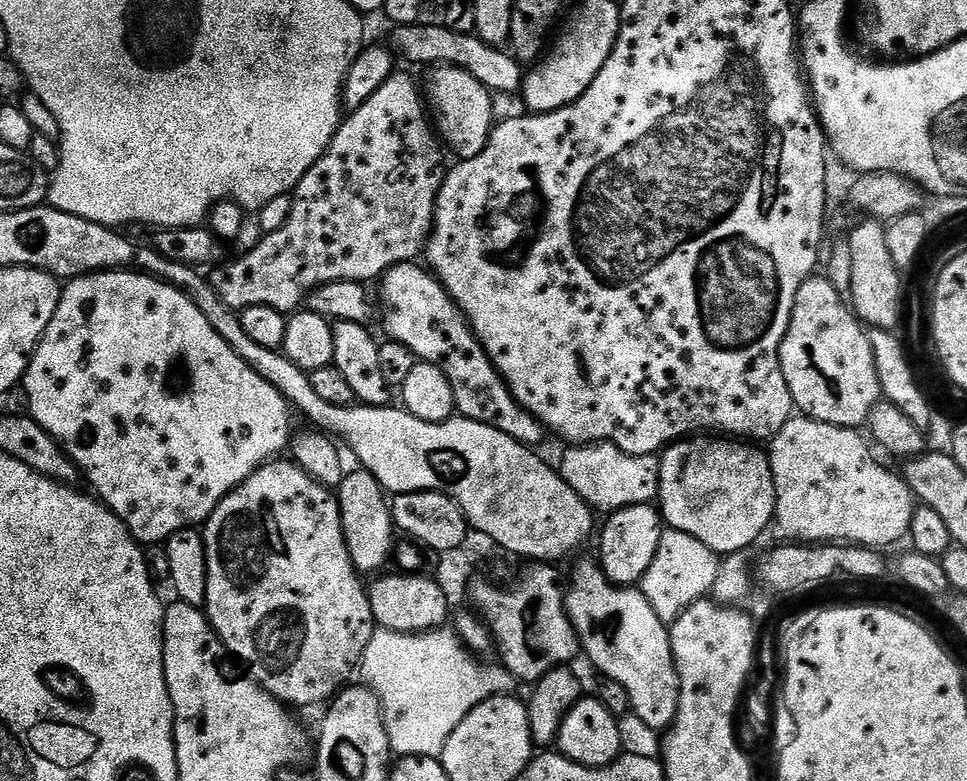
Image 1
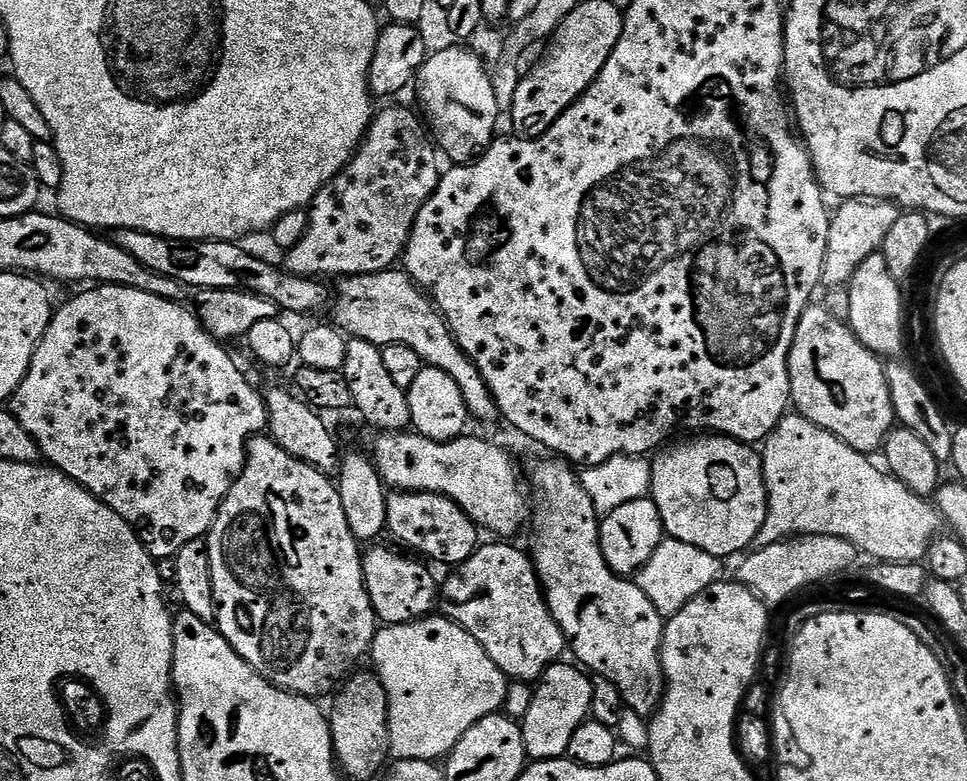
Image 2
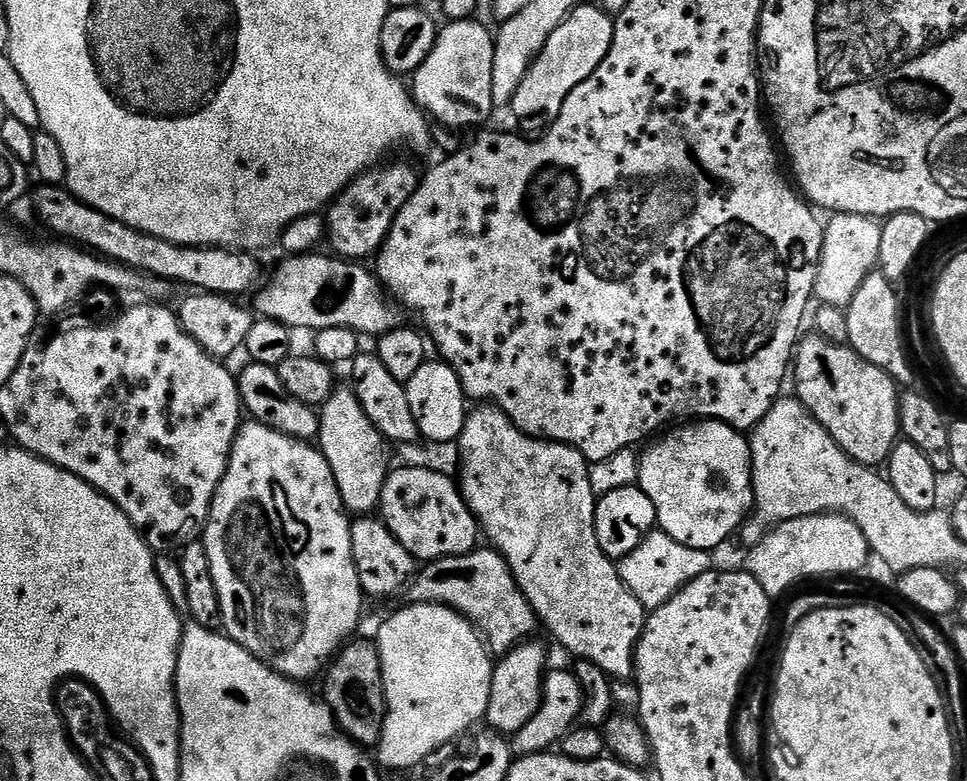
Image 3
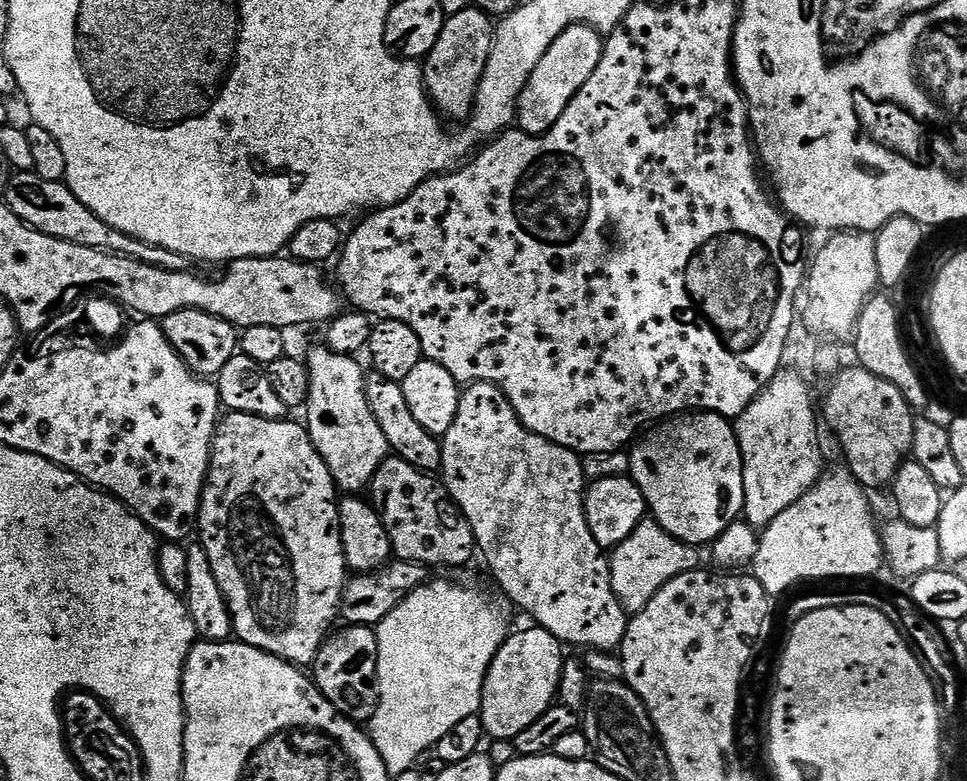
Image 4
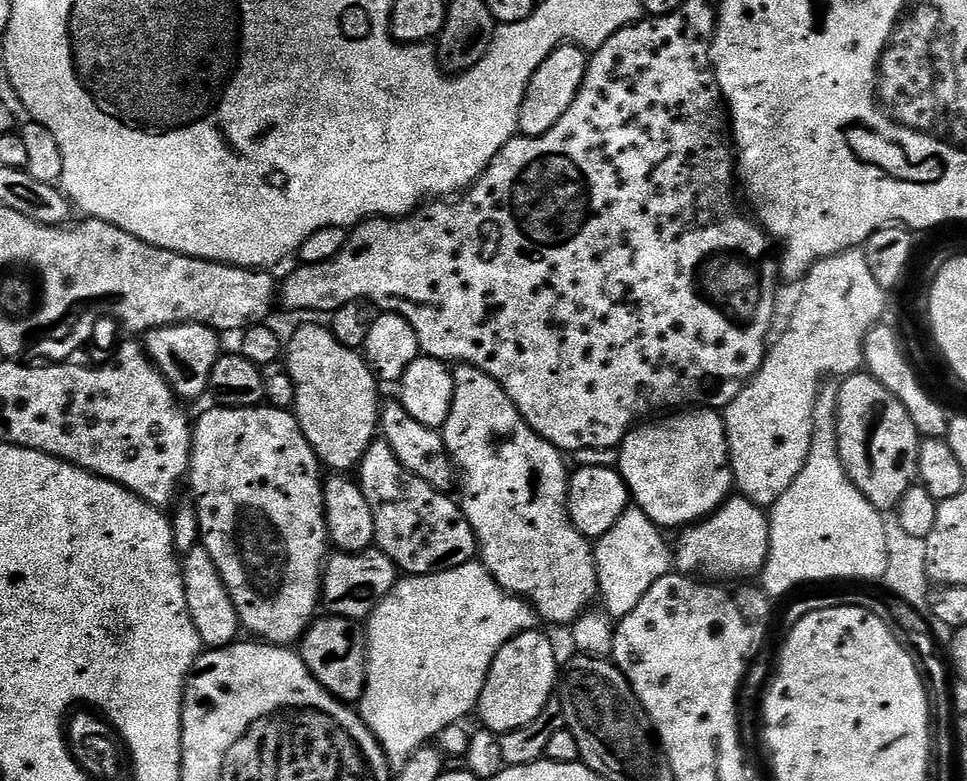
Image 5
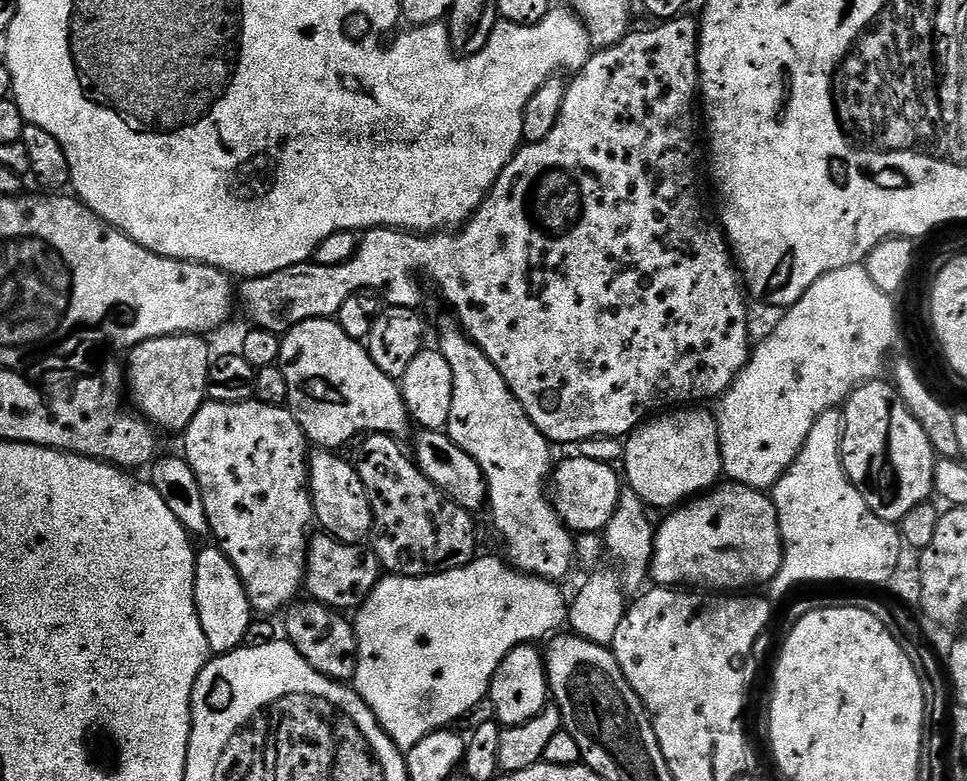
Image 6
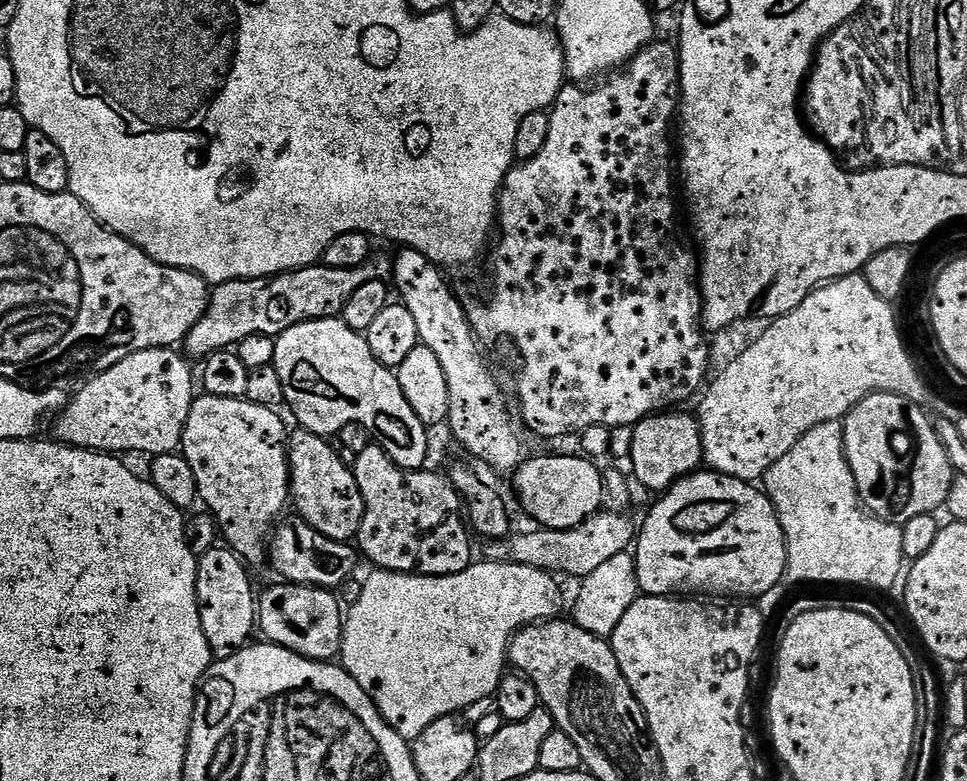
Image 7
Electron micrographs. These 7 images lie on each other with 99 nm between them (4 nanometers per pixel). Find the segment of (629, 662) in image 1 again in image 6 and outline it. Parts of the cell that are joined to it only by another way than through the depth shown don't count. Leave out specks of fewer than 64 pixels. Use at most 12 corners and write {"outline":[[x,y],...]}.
{"outline":[[456,326],[448,437],[482,470],[517,572],[563,581],[573,533],[552,507],[550,441]]}

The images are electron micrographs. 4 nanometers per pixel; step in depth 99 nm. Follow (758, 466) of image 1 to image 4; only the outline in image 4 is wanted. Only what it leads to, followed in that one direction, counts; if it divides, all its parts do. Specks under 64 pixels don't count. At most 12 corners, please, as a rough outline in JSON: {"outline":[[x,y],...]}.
{"outline":[[665,419],[630,448],[647,511],[711,545],[744,510],[733,421]]}

